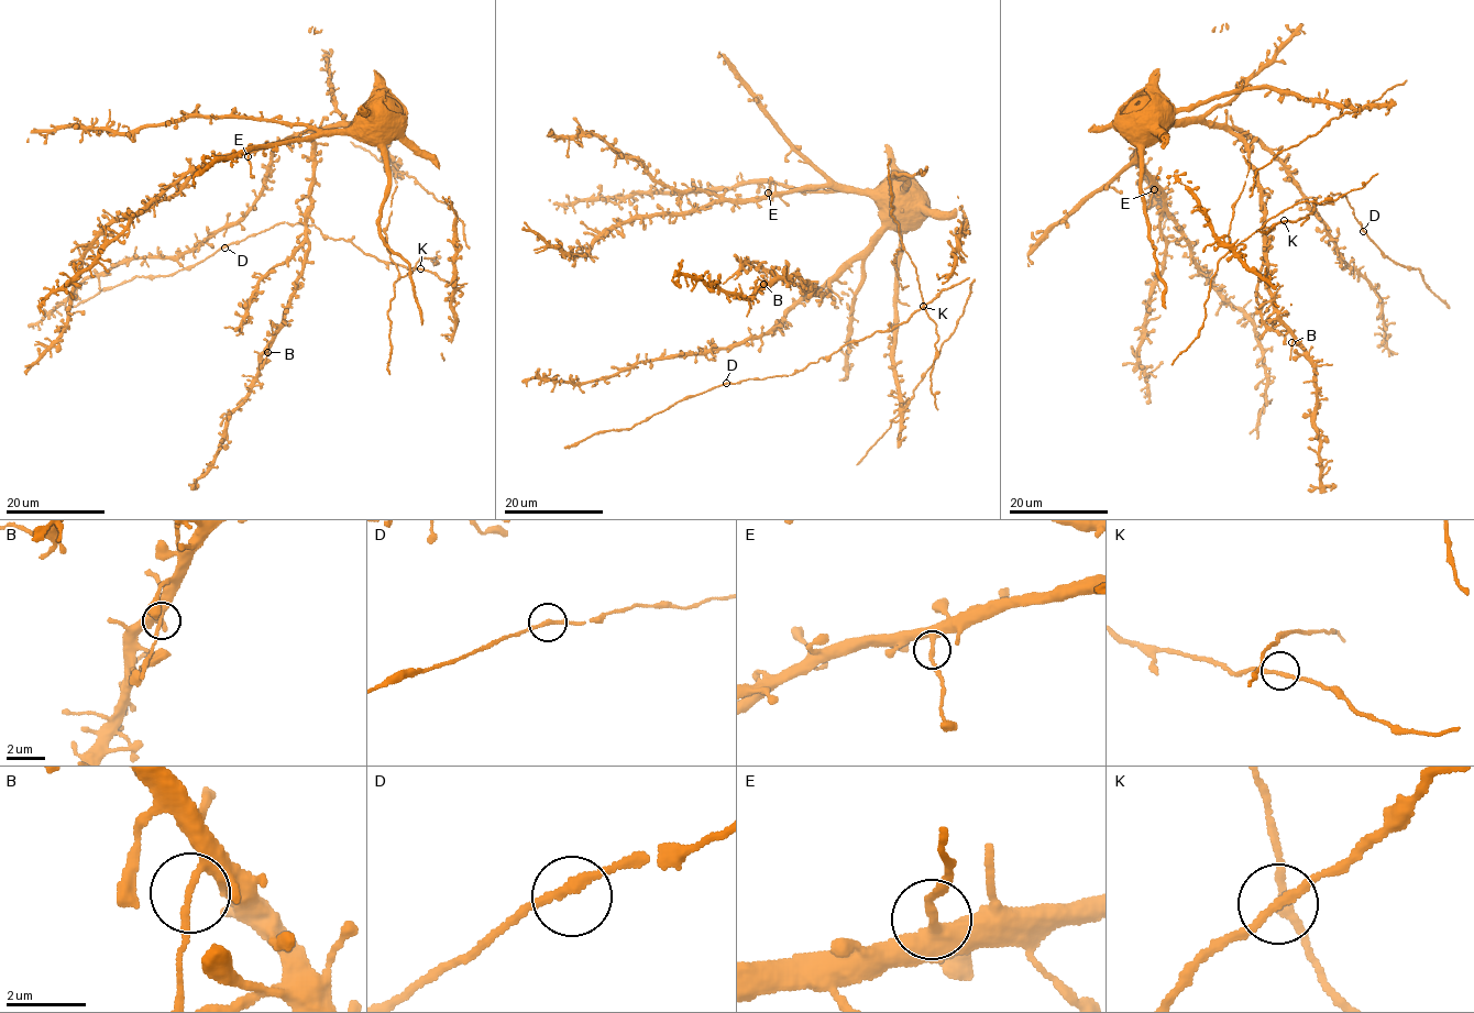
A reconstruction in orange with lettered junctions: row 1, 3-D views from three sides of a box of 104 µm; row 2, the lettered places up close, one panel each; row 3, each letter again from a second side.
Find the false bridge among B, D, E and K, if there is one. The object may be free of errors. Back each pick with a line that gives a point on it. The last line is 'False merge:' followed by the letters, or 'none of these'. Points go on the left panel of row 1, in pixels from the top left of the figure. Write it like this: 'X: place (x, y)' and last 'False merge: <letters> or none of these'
E: place (248, 156)
False merge: E

